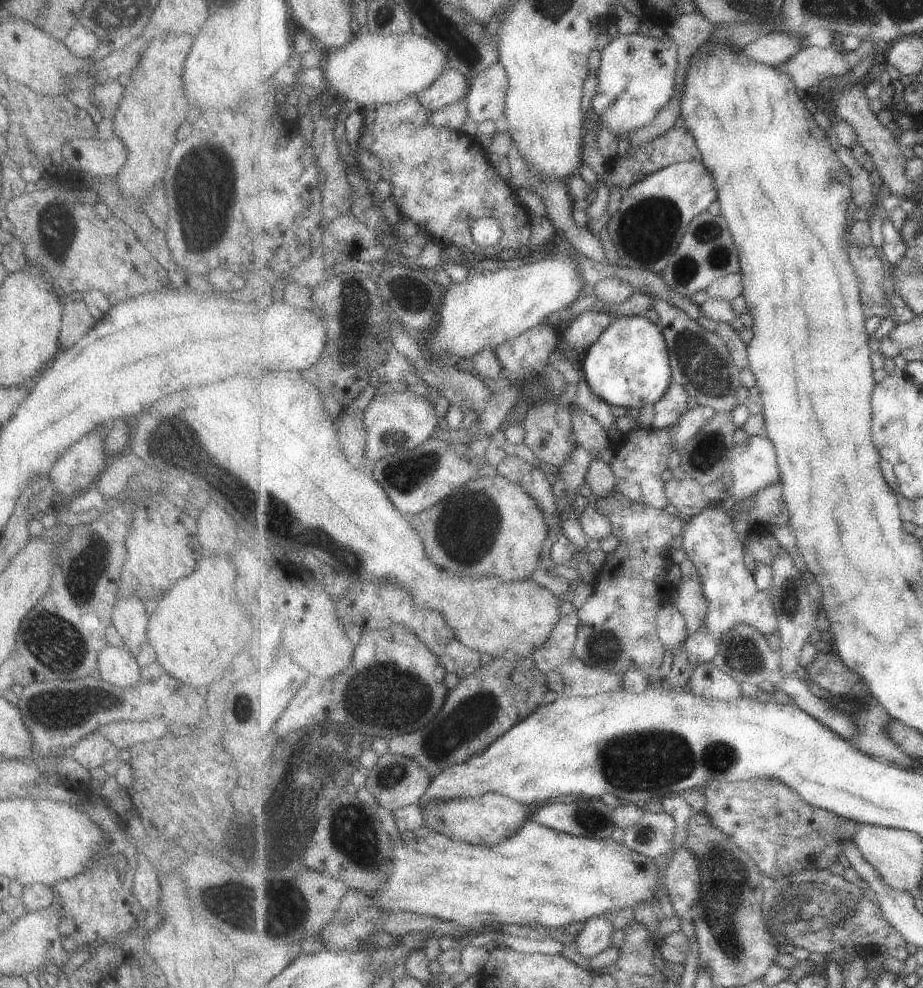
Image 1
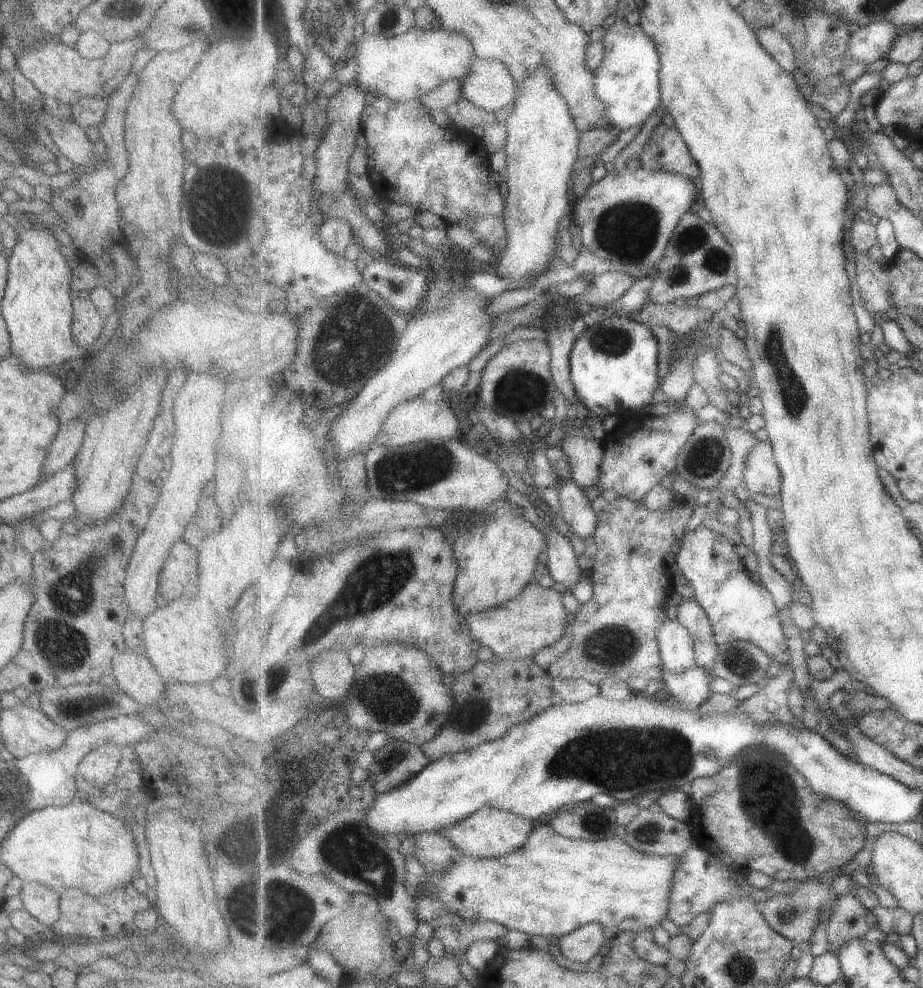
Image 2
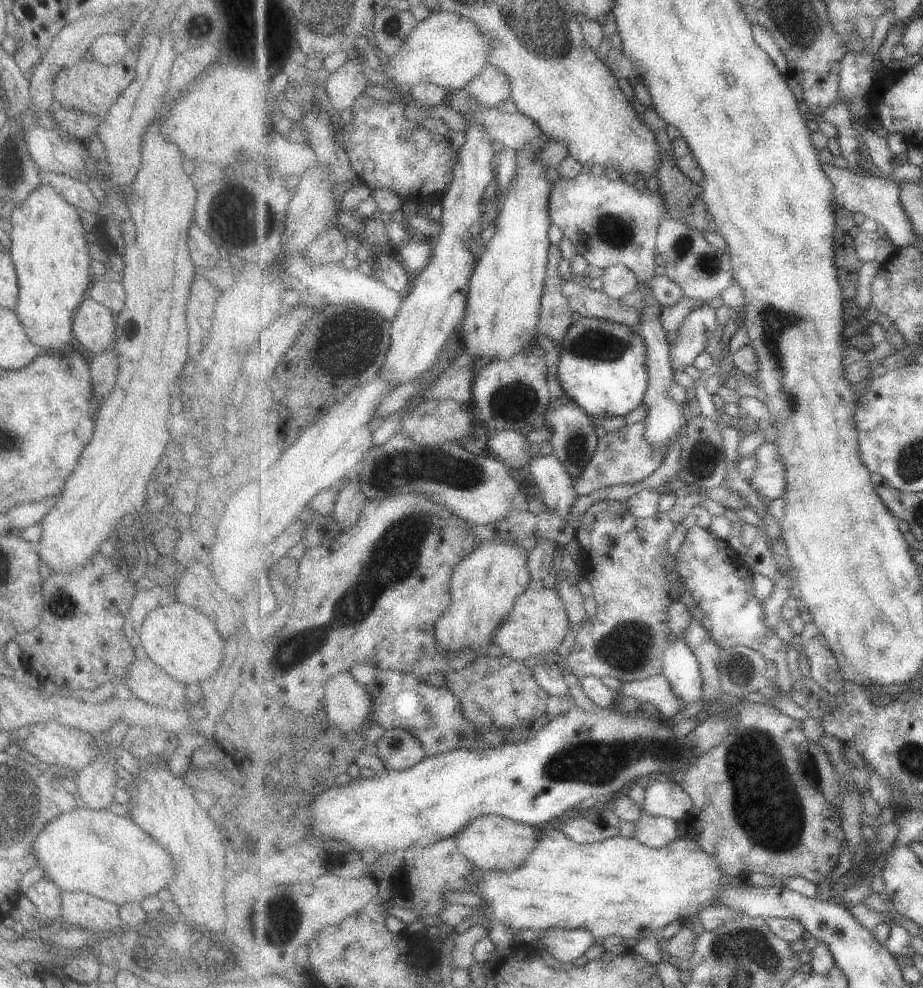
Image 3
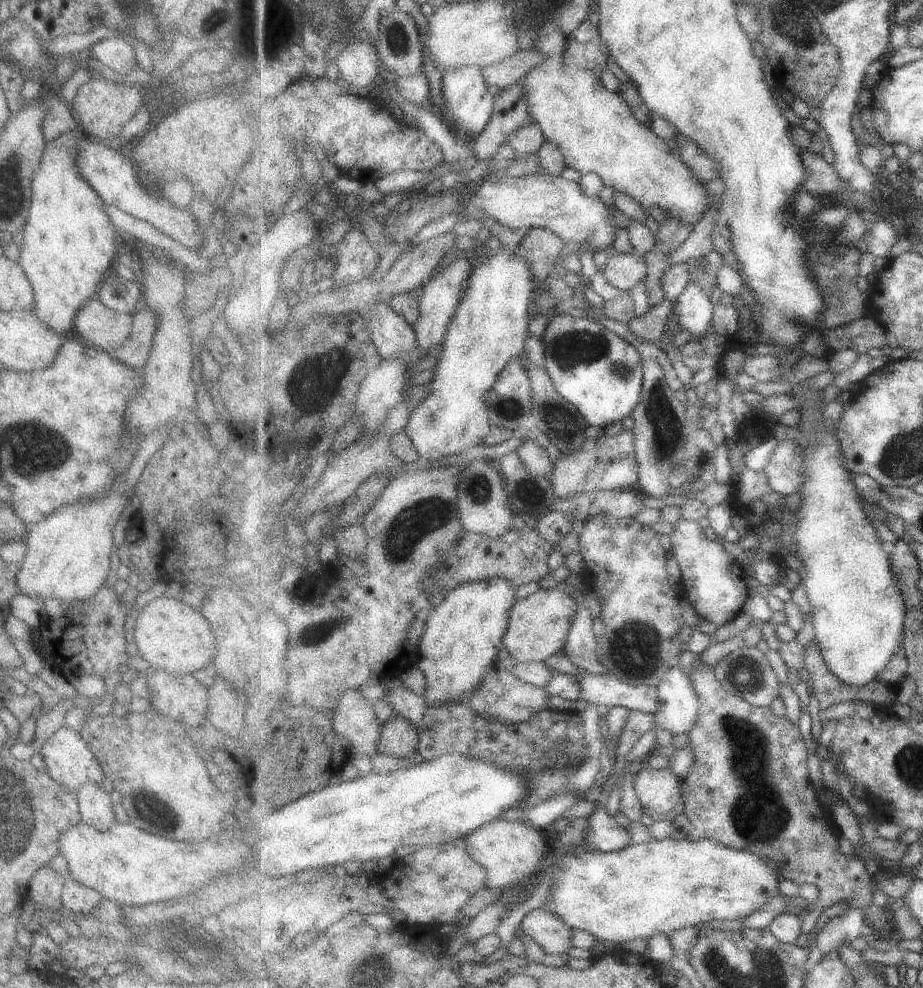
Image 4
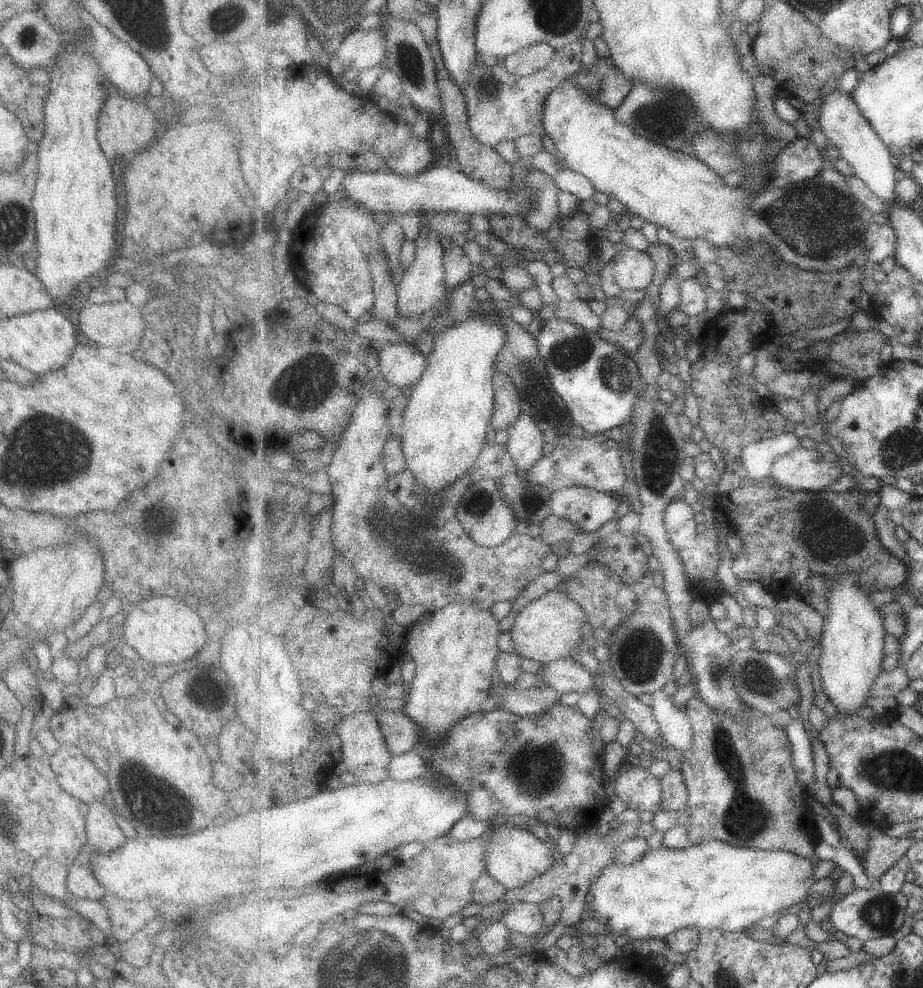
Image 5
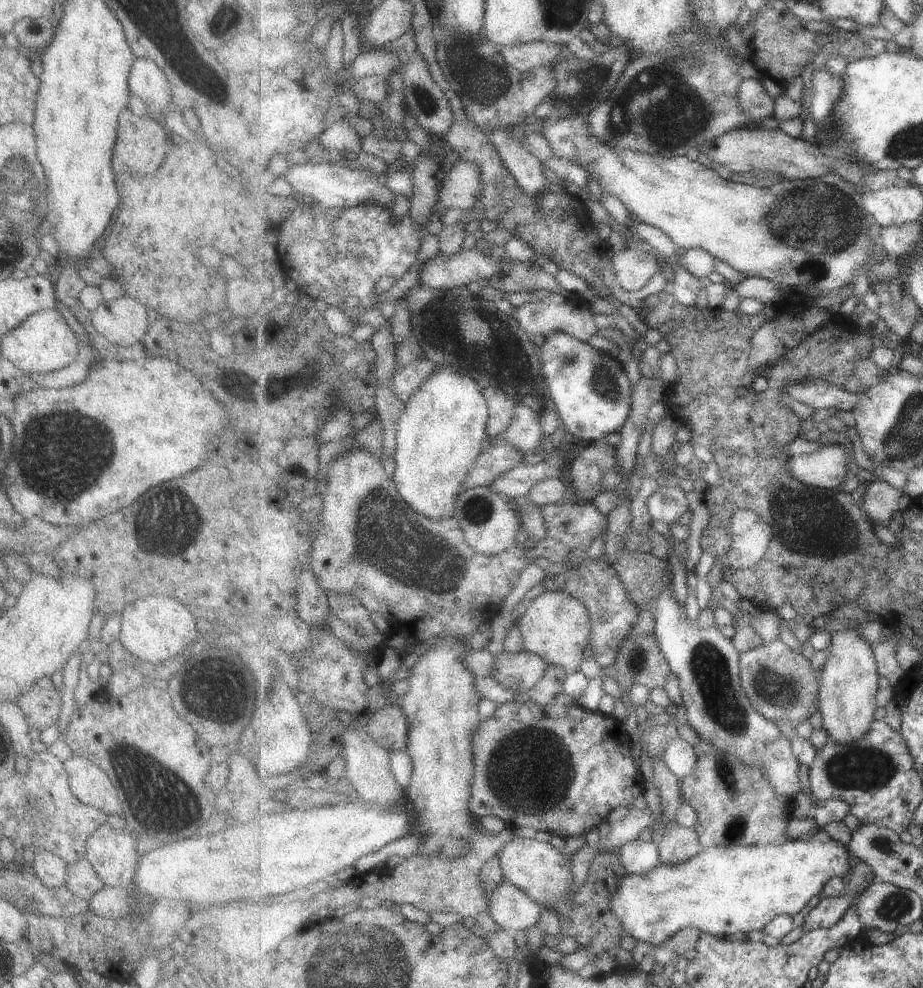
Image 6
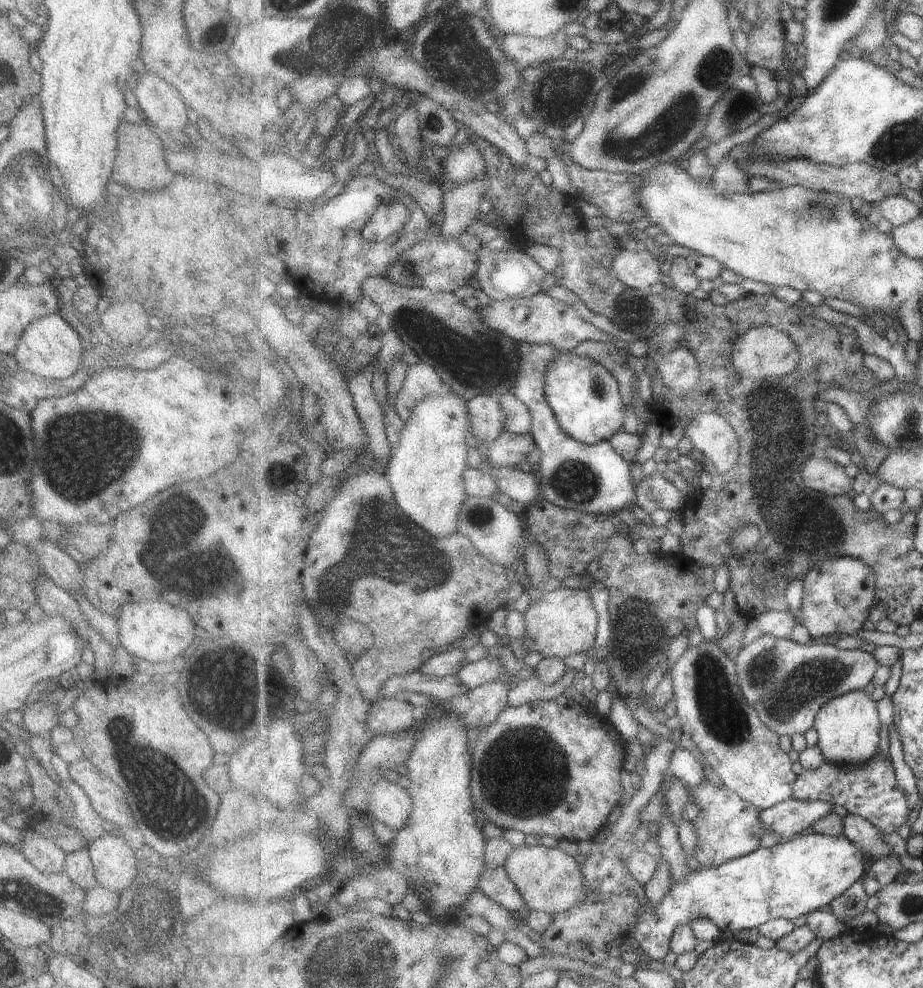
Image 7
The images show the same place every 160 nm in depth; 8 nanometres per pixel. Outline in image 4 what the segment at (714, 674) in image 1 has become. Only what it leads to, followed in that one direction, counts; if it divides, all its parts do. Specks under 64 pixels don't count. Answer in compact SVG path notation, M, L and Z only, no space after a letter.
M587 671L579 672L574 677L580 688L580 698L588 701L591 705L604 704L605 706L609 706L609 708L624 706L629 711L655 712L657 687L635 686L625 681L620 681L614 675L598 675Z

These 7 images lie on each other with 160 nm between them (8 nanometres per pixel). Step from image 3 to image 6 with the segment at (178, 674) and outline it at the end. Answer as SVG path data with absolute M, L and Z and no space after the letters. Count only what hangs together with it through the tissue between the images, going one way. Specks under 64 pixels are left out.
M147 596L129 602L120 612L120 627L115 638L123 646L125 653L138 662L163 662L181 650L185 650L195 640L195 620L185 606L173 602L165 596Z

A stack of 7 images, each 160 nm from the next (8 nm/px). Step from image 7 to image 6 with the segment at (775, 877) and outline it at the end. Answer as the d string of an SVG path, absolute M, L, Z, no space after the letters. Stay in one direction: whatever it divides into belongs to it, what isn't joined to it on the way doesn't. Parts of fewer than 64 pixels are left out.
M823 829L813 837L789 839L780 845L721 846L712 844L697 856L678 865L659 866L647 873L627 875L612 898L614 915L625 931L640 945L661 946L681 929L693 927L701 932L717 936L729 936L733 932L749 934L762 930L779 915L795 916L807 902L824 892L825 885L835 877L849 878L851 870L850 850L842 842L833 840Z

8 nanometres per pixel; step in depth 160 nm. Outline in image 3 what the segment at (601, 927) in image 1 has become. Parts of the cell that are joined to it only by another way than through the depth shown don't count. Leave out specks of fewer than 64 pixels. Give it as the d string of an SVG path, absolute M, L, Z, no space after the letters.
M549 929L539 933L539 941L546 951L561 962L575 962L595 942L594 934L587 929Z

